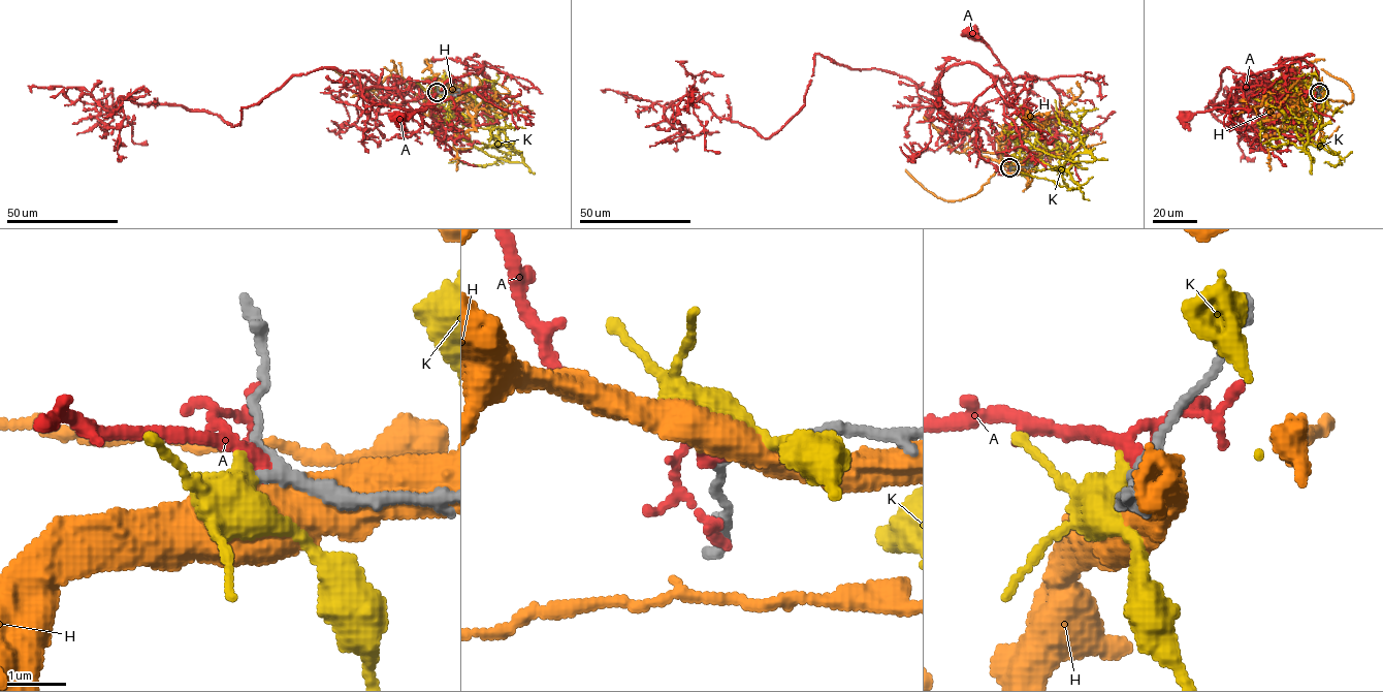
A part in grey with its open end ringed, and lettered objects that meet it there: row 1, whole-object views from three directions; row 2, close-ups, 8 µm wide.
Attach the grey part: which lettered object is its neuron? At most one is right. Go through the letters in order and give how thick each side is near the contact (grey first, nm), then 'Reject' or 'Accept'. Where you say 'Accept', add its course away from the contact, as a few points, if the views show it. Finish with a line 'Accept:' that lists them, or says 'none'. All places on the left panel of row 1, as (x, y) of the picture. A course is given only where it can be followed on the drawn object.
A: Thickness 180 nm (grey) against 260 nm. Reject
H: Thickness 200 nm (grey) against 550 nm. Reject
K: Thickness 160 nm (grey) against 440 nm. Reject
Accept: none

